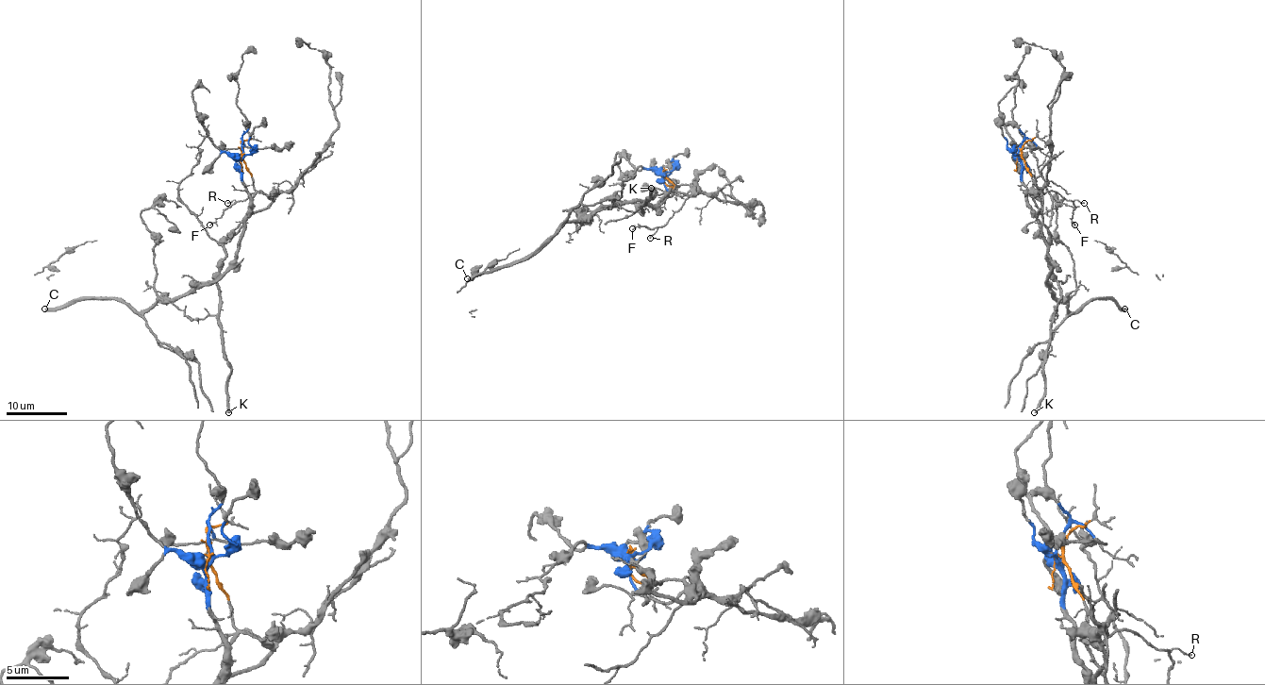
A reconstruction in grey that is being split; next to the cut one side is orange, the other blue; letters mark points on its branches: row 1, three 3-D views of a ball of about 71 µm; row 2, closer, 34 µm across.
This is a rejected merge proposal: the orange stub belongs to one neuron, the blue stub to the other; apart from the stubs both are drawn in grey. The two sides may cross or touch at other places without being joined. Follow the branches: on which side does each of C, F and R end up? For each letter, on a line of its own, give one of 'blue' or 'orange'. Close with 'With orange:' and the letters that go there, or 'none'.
C: blue
F: orange
R: orange
With orange: F, R

